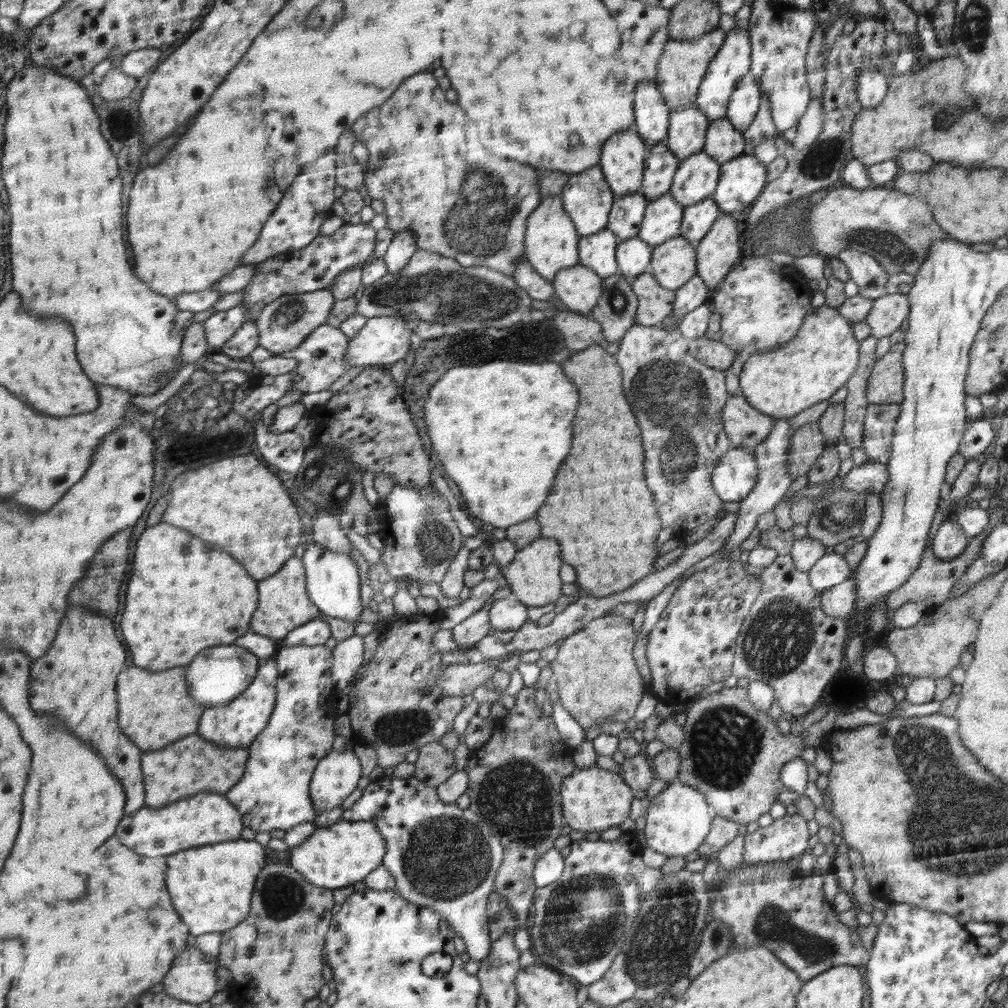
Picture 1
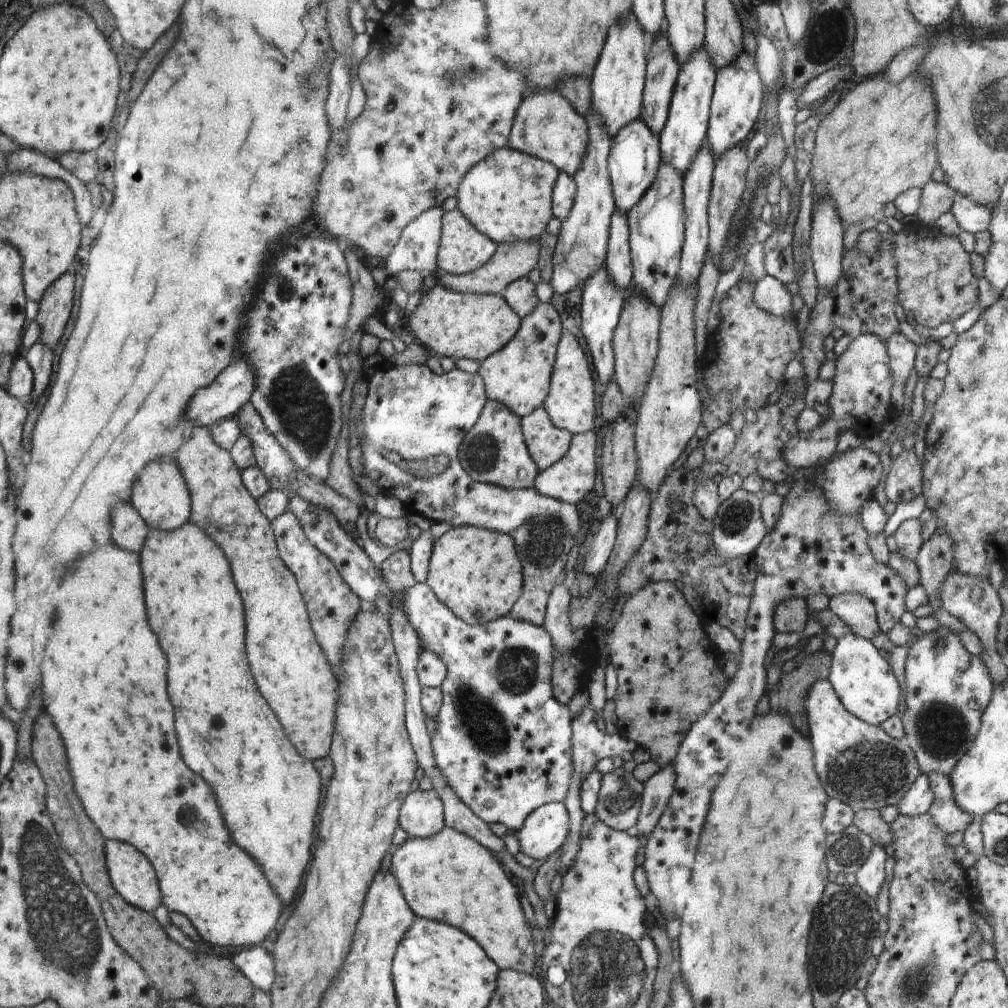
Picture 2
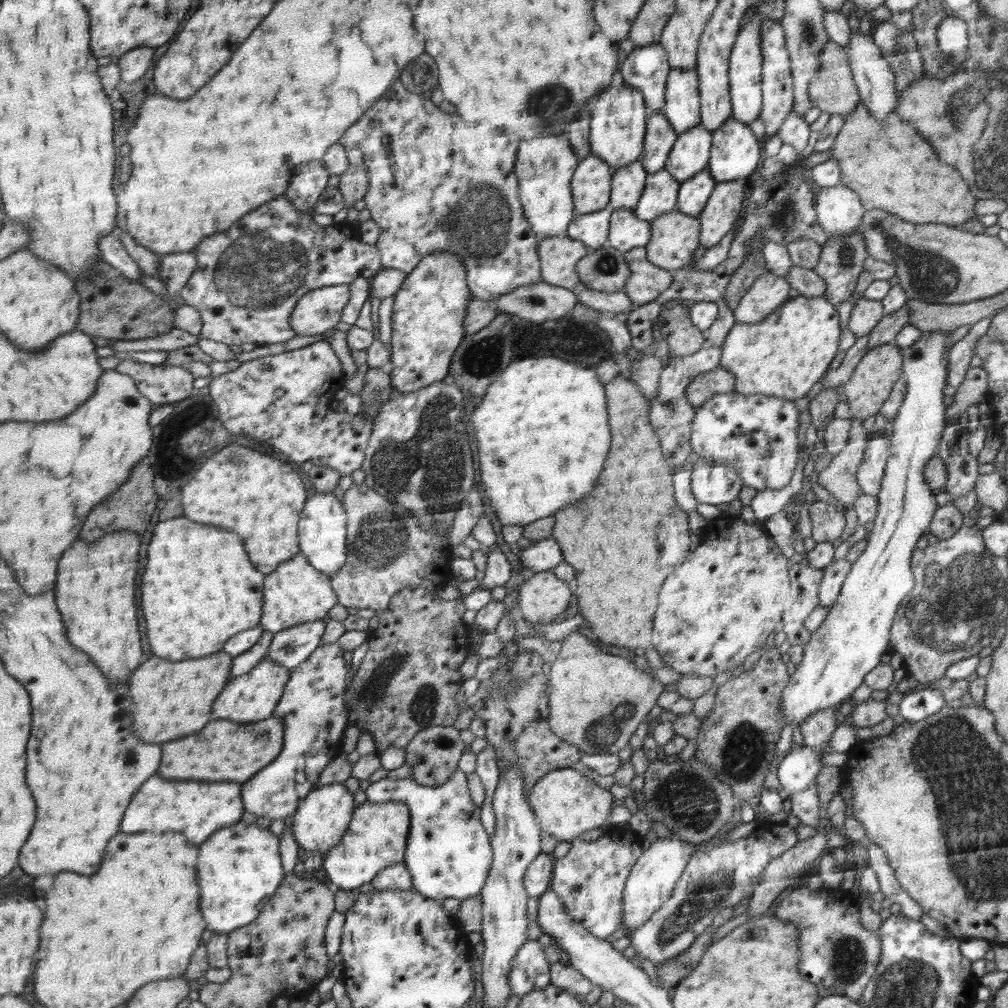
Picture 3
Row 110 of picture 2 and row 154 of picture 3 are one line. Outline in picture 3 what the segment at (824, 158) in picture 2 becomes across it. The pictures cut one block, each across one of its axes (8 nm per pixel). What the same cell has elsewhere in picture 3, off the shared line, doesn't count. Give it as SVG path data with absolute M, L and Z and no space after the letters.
M862 102L845 115L840 132L829 148L837 160L841 184L854 189L862 198L866 211L880 208L914 224L947 224L960 226L976 218L975 204L979 200L960 178L960 174L942 164L928 142L918 136L916 128L902 120L898 110L879 121Z

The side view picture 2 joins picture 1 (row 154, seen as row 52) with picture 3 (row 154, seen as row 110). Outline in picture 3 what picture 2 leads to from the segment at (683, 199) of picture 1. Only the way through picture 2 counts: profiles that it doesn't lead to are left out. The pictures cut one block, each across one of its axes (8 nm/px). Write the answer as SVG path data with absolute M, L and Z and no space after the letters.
M702 126L680 133L670 149L664 169L681 183L692 179L709 166L713 143L712 132Z

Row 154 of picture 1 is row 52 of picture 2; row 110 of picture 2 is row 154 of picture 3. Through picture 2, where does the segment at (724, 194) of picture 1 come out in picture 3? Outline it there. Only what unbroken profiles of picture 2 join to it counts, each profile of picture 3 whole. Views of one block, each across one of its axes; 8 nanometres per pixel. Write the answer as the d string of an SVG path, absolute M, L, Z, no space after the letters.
M727 120L713 134L707 170L717 182L732 182L746 178L760 164L760 144L754 138L748 124Z

